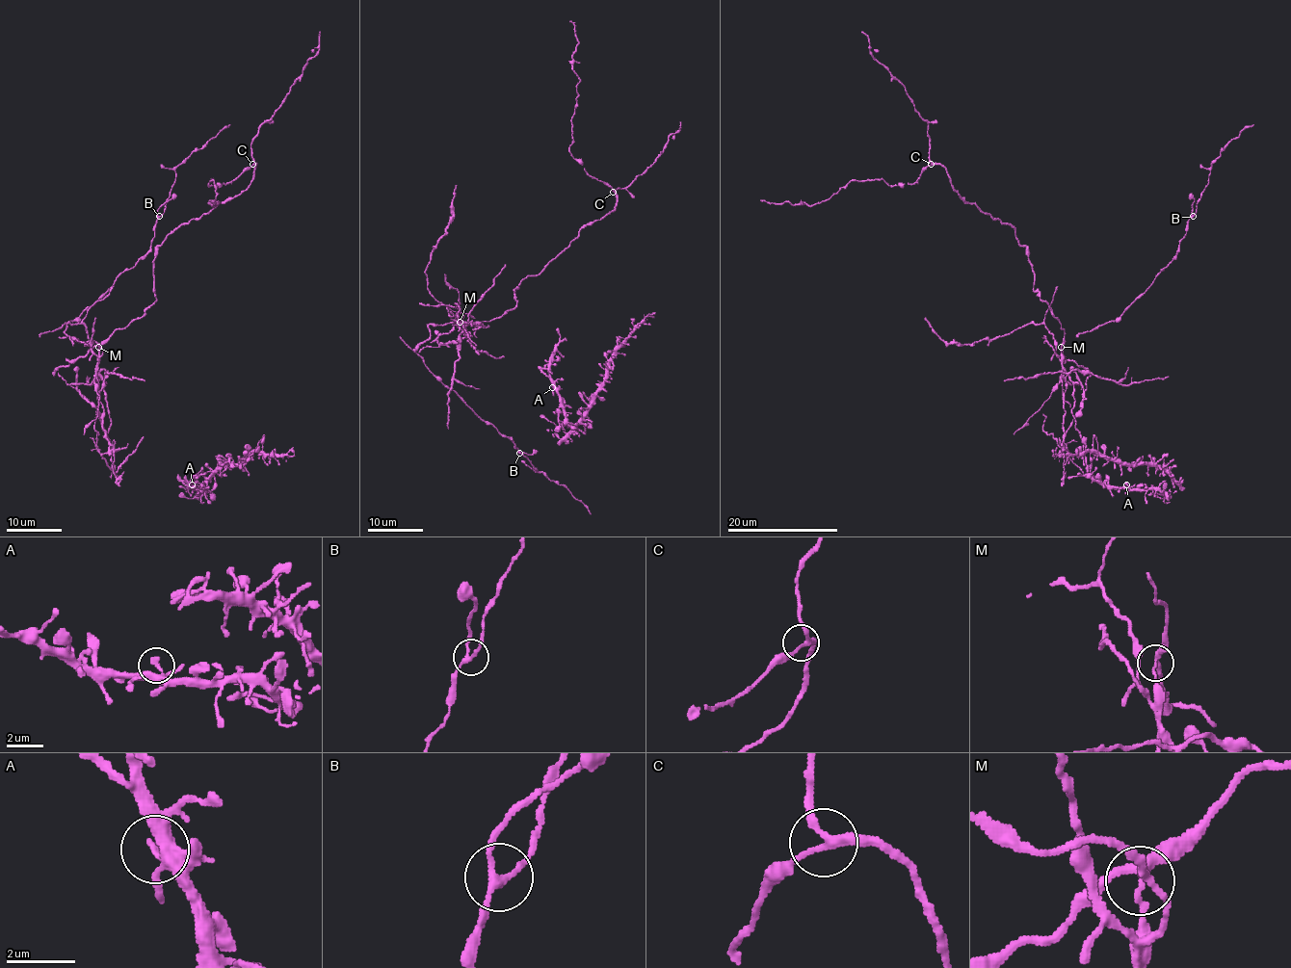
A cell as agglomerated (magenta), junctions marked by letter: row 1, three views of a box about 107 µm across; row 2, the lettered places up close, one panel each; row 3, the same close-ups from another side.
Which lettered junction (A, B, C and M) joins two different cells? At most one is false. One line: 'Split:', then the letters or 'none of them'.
Split: M

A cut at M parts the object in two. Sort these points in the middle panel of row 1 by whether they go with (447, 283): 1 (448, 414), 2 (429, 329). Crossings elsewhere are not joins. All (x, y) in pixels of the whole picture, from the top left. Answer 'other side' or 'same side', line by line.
1: same side
2: other side

